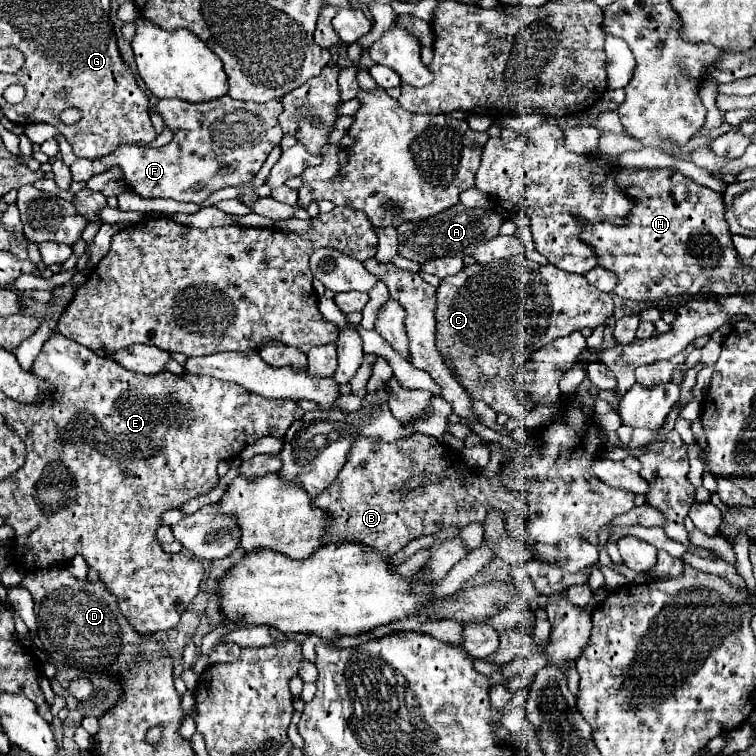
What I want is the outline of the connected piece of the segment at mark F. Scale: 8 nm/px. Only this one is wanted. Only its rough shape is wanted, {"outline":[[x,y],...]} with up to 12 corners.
{"outline":[[160,100],[160,148],[78,158],[114,164],[144,198],[200,204],[250,180],[284,132],[280,100]]}

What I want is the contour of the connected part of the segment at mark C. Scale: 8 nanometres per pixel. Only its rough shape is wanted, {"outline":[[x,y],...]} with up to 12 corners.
{"outline":[[530,258],[436,290],[436,348],[472,398],[524,420],[532,352],[612,296]]}

